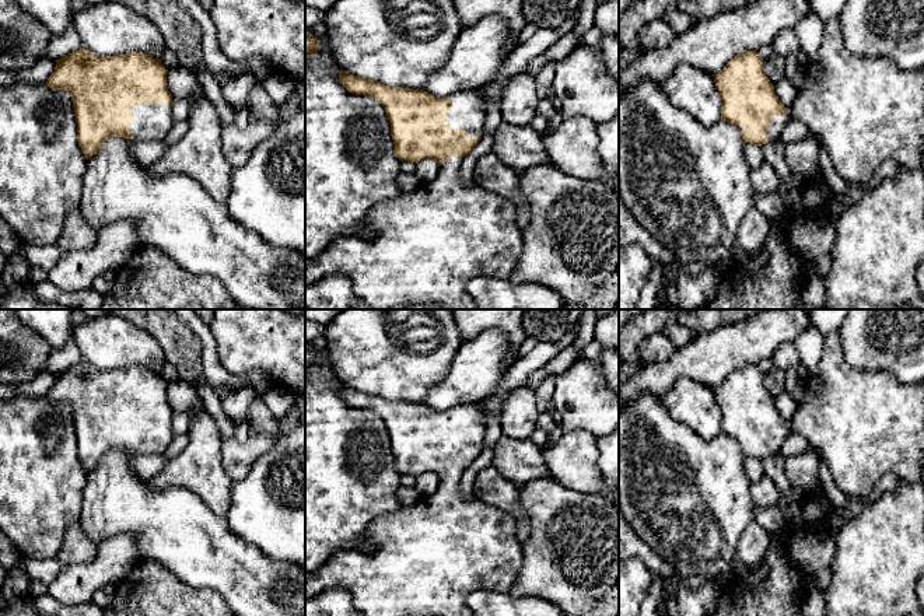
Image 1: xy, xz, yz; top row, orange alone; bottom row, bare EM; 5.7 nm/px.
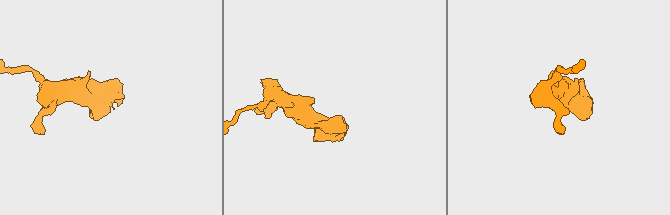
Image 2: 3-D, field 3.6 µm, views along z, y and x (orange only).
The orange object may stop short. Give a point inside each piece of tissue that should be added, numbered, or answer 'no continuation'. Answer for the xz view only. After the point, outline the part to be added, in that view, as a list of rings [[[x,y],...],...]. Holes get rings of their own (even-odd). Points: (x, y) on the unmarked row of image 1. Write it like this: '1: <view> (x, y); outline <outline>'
1: xz (468, 426); outline [[[462,405],[456,409],[451,409],[448,413],[452,417],[452,421],[445,438],[454,442],[466,444],[468,452],[483,448],[486,420],[480,405]]]

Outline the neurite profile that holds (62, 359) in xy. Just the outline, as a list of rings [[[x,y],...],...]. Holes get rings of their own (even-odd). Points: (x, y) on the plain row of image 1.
[[[70,339],[62,349],[53,350],[48,358],[45,371],[62,372],[83,361],[74,340]]]

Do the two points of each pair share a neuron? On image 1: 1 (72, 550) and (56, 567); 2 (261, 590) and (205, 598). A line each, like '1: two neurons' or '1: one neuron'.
1: two neurons
2: two neurons

